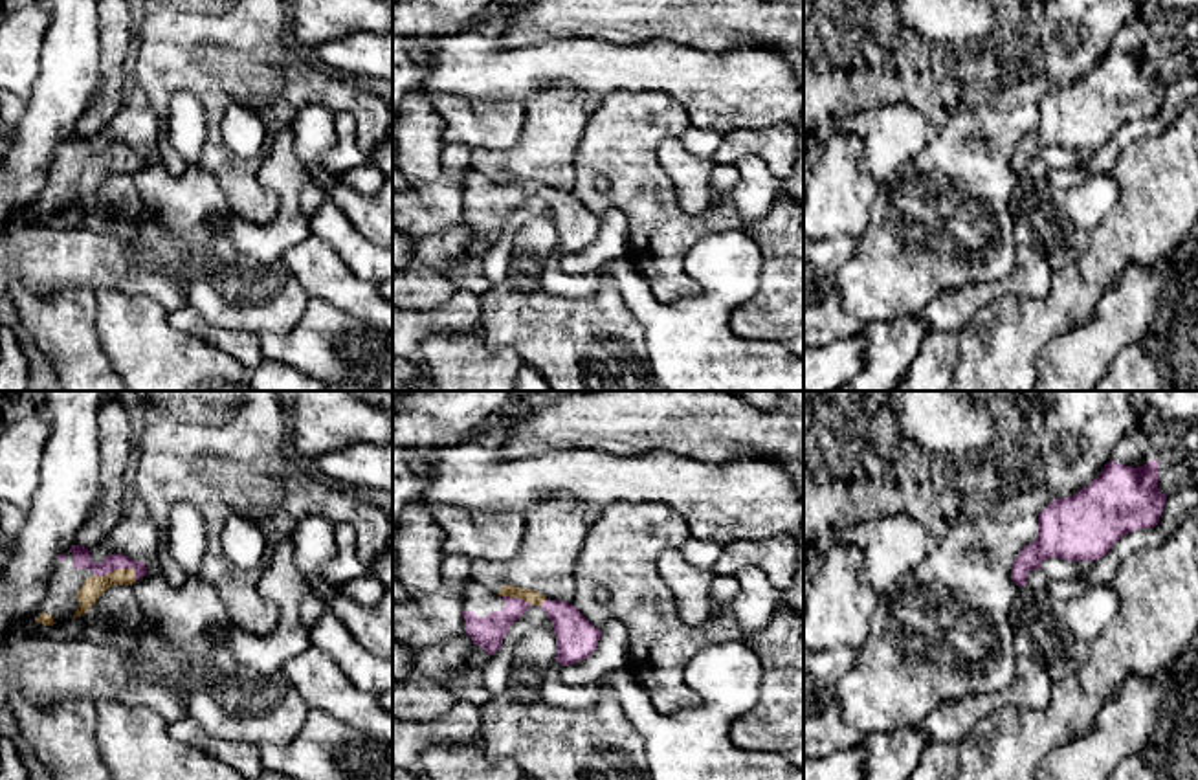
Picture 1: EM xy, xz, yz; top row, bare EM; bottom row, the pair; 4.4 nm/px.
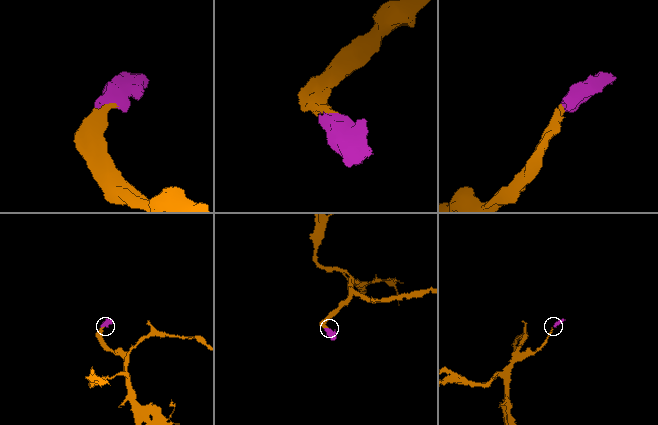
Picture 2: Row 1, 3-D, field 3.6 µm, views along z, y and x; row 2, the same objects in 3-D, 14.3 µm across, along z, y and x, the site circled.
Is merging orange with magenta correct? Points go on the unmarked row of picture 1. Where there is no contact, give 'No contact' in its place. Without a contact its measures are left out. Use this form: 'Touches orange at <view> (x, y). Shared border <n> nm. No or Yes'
Touches orange at xy (114, 160). Shared border 190 nm. Yes

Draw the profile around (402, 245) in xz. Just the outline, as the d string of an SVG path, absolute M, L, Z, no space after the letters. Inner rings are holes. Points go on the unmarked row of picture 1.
M393 229L393 268L405 270L416 261L415 242L407 233Z

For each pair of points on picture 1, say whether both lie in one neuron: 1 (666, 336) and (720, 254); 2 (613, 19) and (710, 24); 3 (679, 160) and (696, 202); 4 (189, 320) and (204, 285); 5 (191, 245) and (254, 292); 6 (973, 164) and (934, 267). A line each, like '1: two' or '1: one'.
1: one
2: one
3: one
4: two
5: one
6: one

